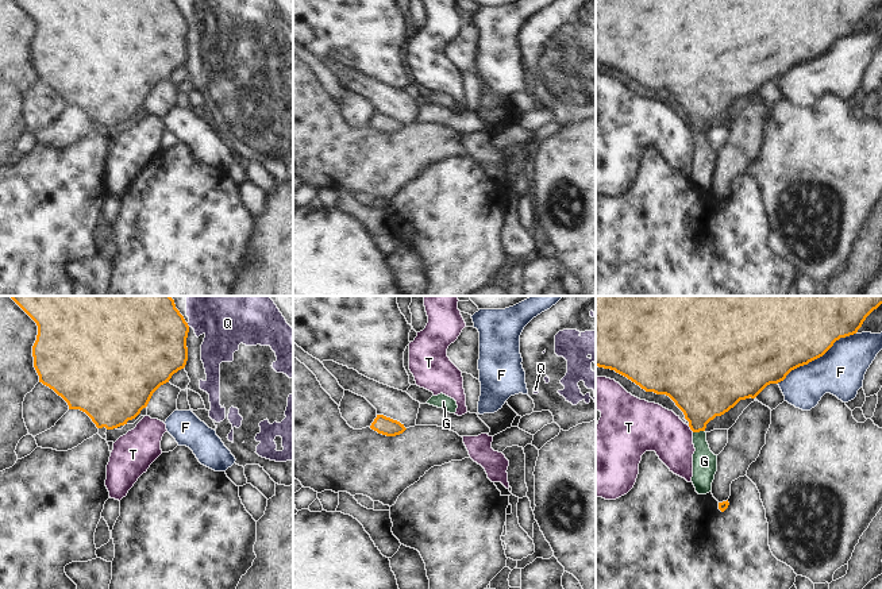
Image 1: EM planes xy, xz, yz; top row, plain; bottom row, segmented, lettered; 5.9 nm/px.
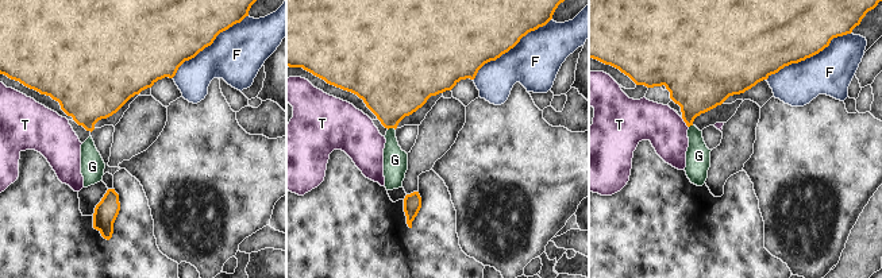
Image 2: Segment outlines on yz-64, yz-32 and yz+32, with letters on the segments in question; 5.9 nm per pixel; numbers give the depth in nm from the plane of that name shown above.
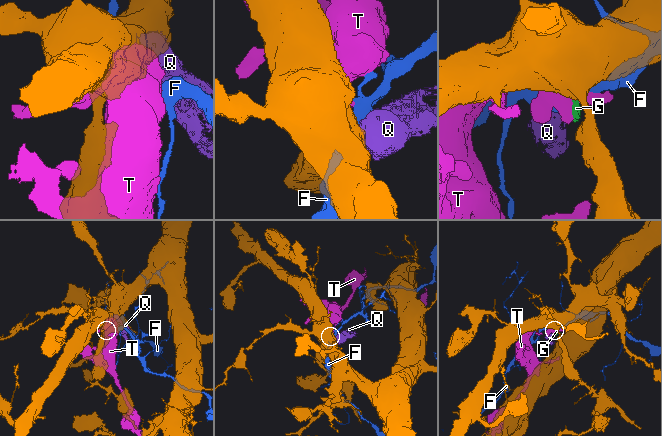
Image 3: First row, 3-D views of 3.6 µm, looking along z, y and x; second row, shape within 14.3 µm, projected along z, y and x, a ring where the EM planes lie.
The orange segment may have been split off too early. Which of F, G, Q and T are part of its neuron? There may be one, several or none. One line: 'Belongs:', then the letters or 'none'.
Belongs: G

